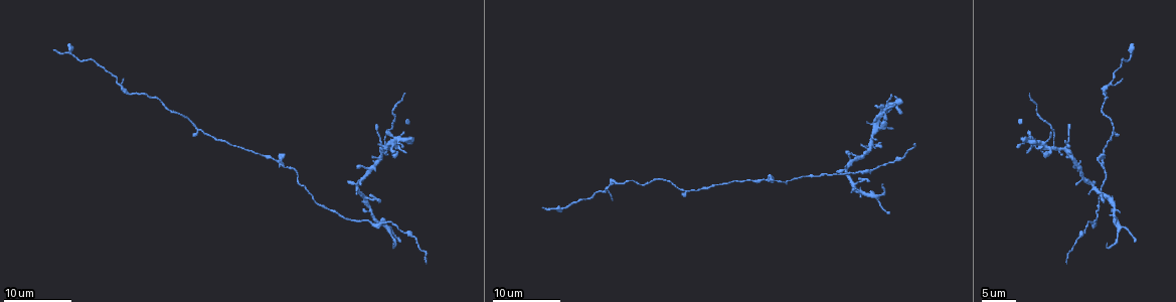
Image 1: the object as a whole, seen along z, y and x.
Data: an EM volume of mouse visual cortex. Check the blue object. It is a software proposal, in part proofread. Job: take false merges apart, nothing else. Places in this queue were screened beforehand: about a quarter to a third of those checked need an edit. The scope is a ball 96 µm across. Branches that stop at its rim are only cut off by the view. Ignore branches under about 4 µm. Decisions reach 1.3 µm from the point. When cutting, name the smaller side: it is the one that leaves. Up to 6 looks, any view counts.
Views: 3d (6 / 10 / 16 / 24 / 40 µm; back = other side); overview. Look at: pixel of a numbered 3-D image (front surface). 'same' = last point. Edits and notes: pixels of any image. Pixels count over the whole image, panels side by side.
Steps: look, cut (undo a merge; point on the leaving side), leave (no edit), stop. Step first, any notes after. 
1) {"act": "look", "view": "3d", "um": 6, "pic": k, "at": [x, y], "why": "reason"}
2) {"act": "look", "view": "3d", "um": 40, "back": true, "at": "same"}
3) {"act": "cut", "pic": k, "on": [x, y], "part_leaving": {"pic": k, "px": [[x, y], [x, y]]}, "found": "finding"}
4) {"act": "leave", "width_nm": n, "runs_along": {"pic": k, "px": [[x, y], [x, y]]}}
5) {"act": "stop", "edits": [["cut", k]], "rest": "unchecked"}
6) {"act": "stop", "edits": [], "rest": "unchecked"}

{"act": "look", "view": "3d", "um": 24, "pic": 1, "at": [1104, 166]}

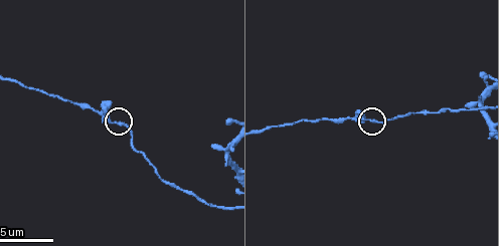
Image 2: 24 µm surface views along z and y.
{"act": "look", "view": "3d", "um": 10, "pic": 2, "at": [375, 120]}

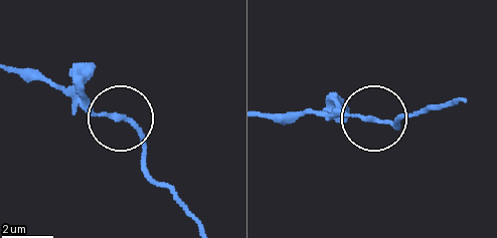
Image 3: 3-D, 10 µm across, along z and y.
{"act": "look", "view": "3d", "um": 6, "pic": 3, "at": [374, 119]}

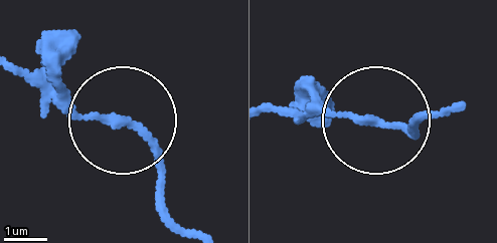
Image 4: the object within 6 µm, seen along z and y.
{"act": "cut", "pic": 4, "on": [74, 117], "part_leaving": {"pic": 4, "px": [[134, 131], [72, 116], [18, 76]]}, "found": "a second neuron is stuck on"}

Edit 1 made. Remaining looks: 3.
{"act": "look", "view": "overview"}

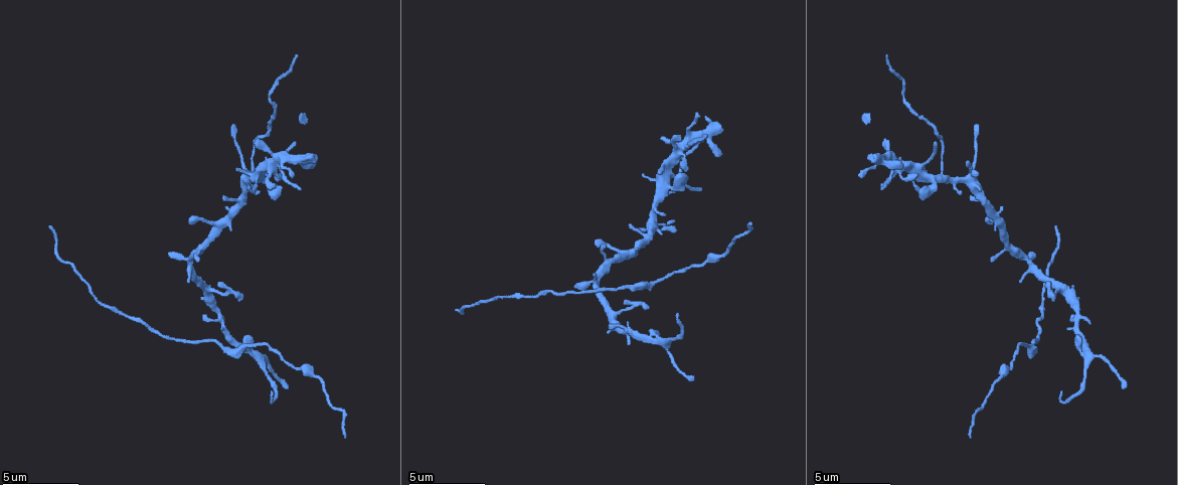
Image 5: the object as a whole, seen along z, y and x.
{"act": "look", "view": "3d", "um": 10, "pic": 5, "at": [1076, 332]}

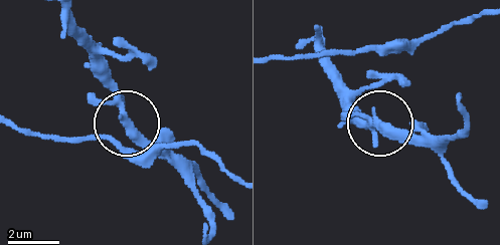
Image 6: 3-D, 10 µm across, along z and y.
{"act": "leave", "arms": 4, "found": "all the same neuron"}

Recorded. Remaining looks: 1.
{"act": "stop", "edits": [["cut", 4]], "rest": "unchecked"}

